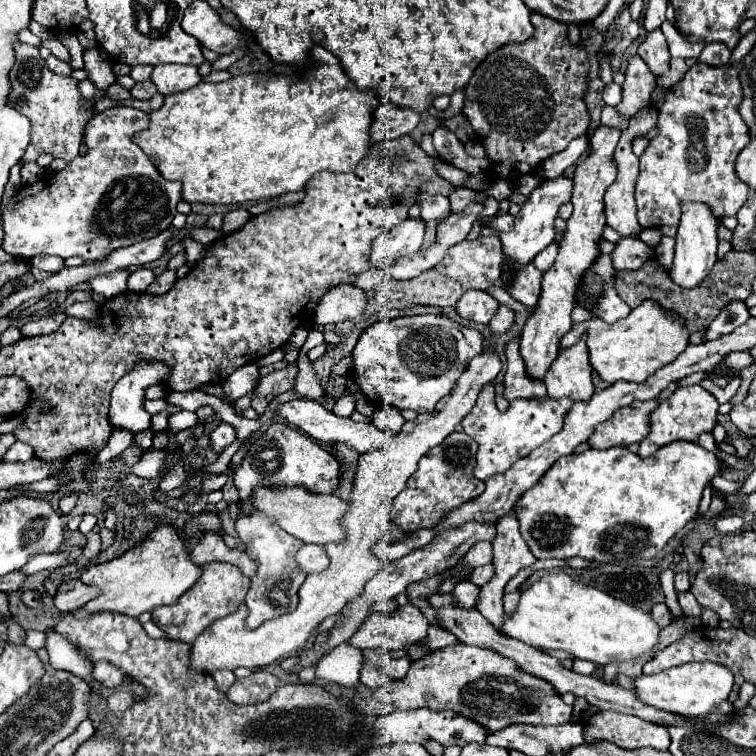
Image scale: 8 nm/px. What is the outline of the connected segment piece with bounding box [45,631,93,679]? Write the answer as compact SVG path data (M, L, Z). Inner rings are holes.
M47 631L47 643L45 643L45 649L49 653L49 659L51 659L51 665L55 669L63 669L63 671L69 671L77 677L83 677L83 679L89 679L91 677L91 671L93 671L93 663L87 661L77 649L75 645L71 645L65 637L61 637L59 633L55 631Z

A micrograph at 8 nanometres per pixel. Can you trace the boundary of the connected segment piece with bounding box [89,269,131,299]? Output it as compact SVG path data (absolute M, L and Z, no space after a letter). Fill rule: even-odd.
M123 269L123 271L115 271L115 273L107 273L107 275L93 277L93 279L89 281L89 285L91 285L97 293L105 295L107 299L111 299L111 297L115 297L115 295L127 291L127 277L129 277L129 275L131 275L131 273Z

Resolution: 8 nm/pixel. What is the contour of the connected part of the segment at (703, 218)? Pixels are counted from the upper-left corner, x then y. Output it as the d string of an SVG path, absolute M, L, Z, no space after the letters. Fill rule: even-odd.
M683 203L681 205L683 215L675 237L675 257L673 267L669 269L669 277L675 285L681 285L683 289L697 287L707 275L709 269L713 269L717 261L717 219L711 215L711 209L703 203Z

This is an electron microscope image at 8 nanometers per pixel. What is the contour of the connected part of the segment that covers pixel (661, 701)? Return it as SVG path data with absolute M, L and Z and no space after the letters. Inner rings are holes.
M685 663L657 675L639 675L633 679L633 685L635 695L645 705L683 717L697 717L707 713L721 701L729 699L729 693L733 689L733 673L729 673L729 669L723 669L723 665L717 663Z

